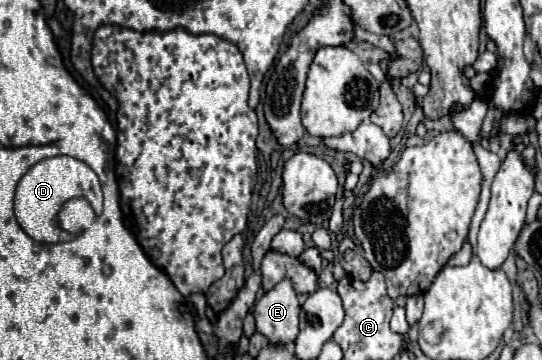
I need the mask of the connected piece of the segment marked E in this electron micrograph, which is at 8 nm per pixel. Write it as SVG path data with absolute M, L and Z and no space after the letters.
M288 278L280 280L272 290L254 304L256 330L264 334L270 344L288 344L298 336L300 302Z

